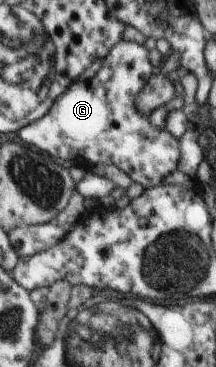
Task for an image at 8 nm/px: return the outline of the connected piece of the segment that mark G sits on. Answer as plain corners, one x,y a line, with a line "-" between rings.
120,39
104,57
102,67
90,81
74,82
66,94
62,94
54,102
52,110
49,110
42,118
35,120
26,128
18,130
18,138
29,144
30,147
48,153
51,157
60,160
70,160
76,163
78,158
90,160
90,162
102,162
102,164
114,164
121,168
132,178
133,182
140,183
145,189
157,187
164,183
165,178
172,174
181,159
179,139
170,134
167,129
156,128
148,117
145,117
135,103
141,90
147,85
148,79
157,71
150,63
148,49
132,41

